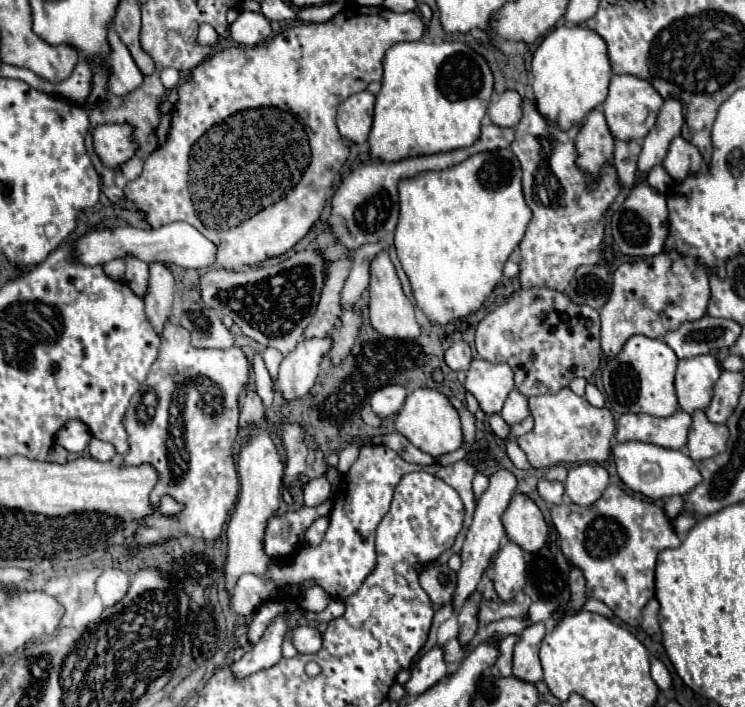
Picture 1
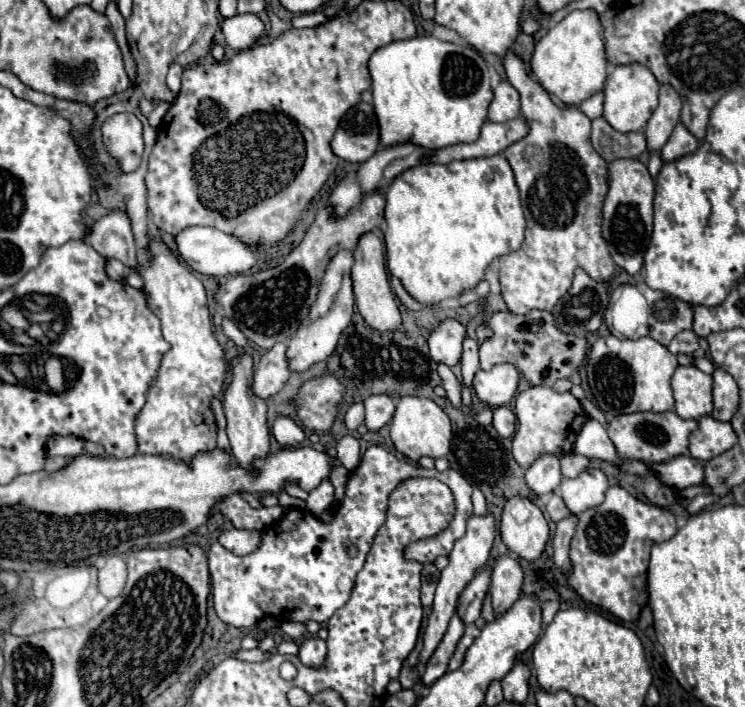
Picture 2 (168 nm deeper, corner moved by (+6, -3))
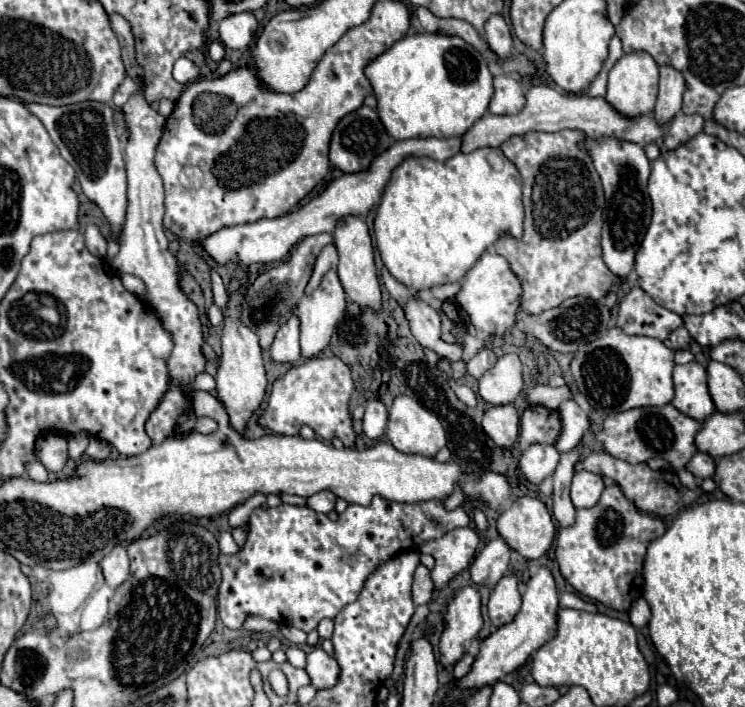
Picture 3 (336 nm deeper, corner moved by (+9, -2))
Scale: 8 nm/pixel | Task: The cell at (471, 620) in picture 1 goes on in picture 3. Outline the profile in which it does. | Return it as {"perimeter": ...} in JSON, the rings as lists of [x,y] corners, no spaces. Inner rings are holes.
{"perimeter":[[[502,537],[492,539],[474,559],[470,565],[470,575],[474,585],[488,585],[494,587],[506,573],[510,563],[512,549],[506,545]]]}

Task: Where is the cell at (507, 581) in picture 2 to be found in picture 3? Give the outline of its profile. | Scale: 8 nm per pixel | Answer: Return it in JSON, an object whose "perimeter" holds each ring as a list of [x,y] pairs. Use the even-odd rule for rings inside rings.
{"perimeter":[[[504,577],[494,587],[490,601],[488,601],[488,615],[494,627],[502,627],[510,621],[514,621],[516,613],[520,611],[520,593],[516,577]]]}

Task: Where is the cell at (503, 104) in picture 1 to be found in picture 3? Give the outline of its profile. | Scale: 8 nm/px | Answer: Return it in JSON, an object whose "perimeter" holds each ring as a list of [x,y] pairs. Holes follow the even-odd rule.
{"perimeter":[[[496,75],[494,77],[494,97],[490,101],[490,113],[494,115],[514,115],[526,103],[522,85],[510,75]]]}

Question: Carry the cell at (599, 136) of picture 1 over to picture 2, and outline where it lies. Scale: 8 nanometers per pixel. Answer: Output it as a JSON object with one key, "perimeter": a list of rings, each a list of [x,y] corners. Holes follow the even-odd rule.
{"perimeter":[[[599,92],[599,94],[595,94],[595,96],[591,96],[589,100],[585,100],[583,104],[581,104],[581,110],[593,120],[593,118],[599,118],[601,114],[603,114],[603,92]]]}

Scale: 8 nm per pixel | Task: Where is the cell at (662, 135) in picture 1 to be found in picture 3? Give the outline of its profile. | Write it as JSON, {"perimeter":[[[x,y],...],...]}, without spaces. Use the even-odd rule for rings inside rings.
{"perimeter":[[[662,65],[660,67],[660,93],[658,101],[654,107],[656,119],[660,123],[668,123],[676,113],[680,113],[682,107],[682,93],[686,89],[686,81],[678,69],[672,65]]]}

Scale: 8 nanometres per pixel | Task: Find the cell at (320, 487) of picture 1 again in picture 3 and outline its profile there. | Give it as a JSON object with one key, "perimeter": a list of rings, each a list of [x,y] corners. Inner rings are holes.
{"perimeter":[[[320,491],[308,497],[308,507],[318,513],[330,513],[336,507],[336,495],[332,491]]]}

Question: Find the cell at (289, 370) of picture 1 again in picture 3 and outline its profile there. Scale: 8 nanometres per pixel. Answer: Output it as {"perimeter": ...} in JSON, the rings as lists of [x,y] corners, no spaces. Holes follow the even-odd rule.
{"perimeter":[[[326,245],[314,263],[312,277],[306,285],[304,297],[298,303],[300,321],[302,321],[300,347],[302,347],[304,357],[316,357],[324,351],[324,347],[330,343],[336,323],[340,321],[340,315],[344,315],[346,301],[344,301],[344,293],[342,293],[342,287],[340,287],[340,281],[336,275],[336,265],[338,265],[338,251],[334,245]]]}

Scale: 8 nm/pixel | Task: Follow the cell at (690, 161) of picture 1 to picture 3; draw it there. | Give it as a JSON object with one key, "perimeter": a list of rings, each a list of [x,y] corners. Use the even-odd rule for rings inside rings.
{"perimeter":[[[678,113],[674,117],[674,121],[672,121],[672,125],[668,127],[666,135],[664,135],[664,147],[666,149],[676,149],[680,143],[686,143],[696,133],[700,133],[702,127],[704,127],[702,115],[684,115],[684,113]]]}

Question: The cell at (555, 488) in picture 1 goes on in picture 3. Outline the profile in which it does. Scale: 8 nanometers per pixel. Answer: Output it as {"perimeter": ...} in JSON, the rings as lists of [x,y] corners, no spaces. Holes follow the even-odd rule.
{"perimeter":[[[530,445],[520,457],[520,471],[530,483],[540,483],[544,477],[550,477],[556,469],[560,453],[554,445]]]}

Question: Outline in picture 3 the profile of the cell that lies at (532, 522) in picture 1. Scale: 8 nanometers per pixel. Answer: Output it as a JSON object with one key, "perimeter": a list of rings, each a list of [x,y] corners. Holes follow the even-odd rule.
{"perimeter":[[[520,497],[508,509],[504,509],[498,517],[498,533],[506,539],[506,543],[518,551],[526,559],[540,559],[554,541],[556,527],[552,523],[552,515],[546,505],[536,497]]]}

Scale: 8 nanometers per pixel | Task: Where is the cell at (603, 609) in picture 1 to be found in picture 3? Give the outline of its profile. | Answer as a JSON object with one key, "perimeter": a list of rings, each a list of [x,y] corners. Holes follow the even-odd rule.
{"perimeter":[[[464,655],[464,657],[456,663],[456,667],[454,667],[454,677],[456,677],[456,679],[466,677],[466,675],[470,673],[470,669],[472,669],[472,663],[474,663],[474,655]]]}

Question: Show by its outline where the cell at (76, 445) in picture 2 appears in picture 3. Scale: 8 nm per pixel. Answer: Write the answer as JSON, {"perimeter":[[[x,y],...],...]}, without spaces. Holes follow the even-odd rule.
{"perimeter":[[[46,435],[40,437],[36,441],[36,457],[38,461],[52,473],[58,473],[64,469],[66,461],[68,461],[68,453],[66,453],[66,439],[62,439],[60,435]]]}

